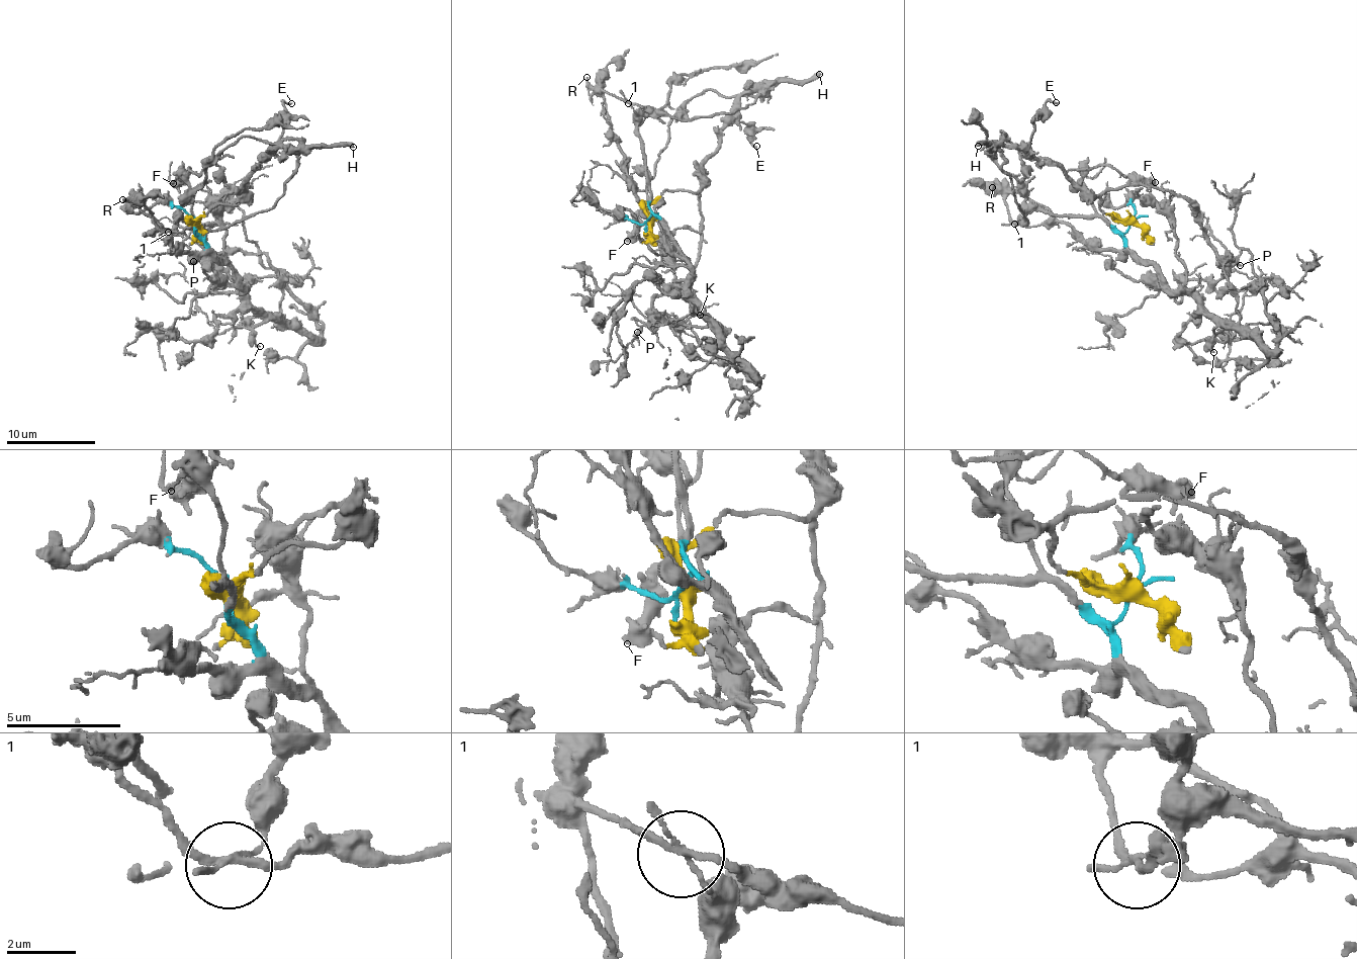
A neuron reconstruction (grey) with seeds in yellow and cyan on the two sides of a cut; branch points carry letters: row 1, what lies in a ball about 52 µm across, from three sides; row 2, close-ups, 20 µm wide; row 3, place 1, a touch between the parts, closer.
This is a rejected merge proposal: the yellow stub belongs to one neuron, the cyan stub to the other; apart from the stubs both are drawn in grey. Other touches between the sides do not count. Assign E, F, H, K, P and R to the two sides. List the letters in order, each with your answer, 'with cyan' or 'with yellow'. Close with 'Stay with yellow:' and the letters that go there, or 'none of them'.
E: with yellow
F: with yellow
H: with yellow
K: with cyan
P: with cyan
R: with yellow
Stay with yellow: E, F, H, R

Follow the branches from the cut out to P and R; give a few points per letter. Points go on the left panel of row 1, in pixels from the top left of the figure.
P: (193, 222), (244, 296), (280, 312), (281, 277), (263, 253), (228, 250), (193, 261)
R: (193, 222), (238, 203), (241, 184), (274, 151), (296, 157), (271, 207), (227, 227), (164, 233), (122, 200)

